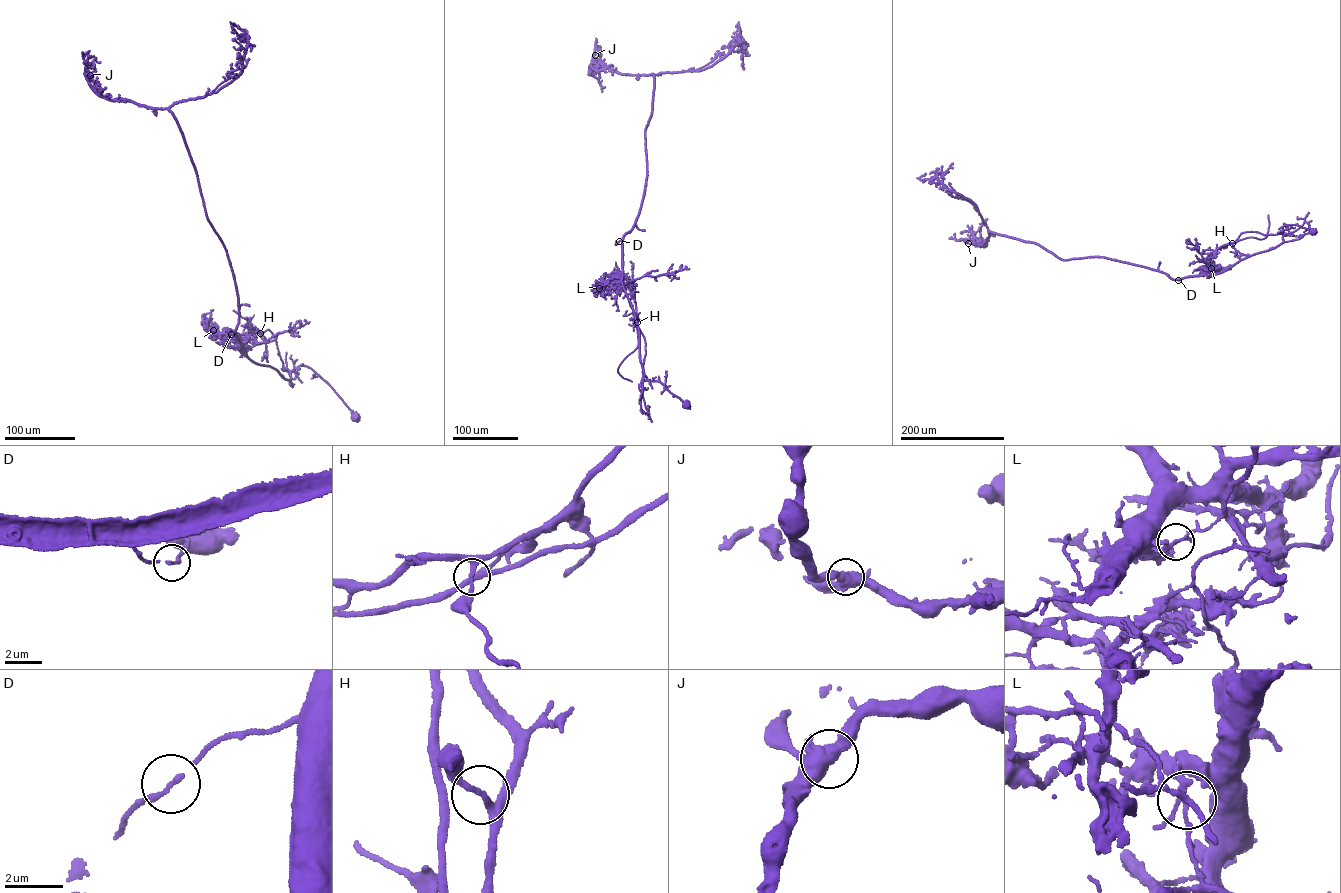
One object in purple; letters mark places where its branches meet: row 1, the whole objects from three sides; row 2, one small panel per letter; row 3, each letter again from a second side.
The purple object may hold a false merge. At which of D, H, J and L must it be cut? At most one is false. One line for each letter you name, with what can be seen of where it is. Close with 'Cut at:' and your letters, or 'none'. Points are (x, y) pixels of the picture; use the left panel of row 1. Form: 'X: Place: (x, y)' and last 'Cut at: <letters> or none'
L: Place: (213, 330)
Cut at: L

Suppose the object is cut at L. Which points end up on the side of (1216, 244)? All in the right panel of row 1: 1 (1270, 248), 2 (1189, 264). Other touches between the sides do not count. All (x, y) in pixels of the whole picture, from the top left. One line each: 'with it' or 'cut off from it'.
1: cut off from it
2: with it

